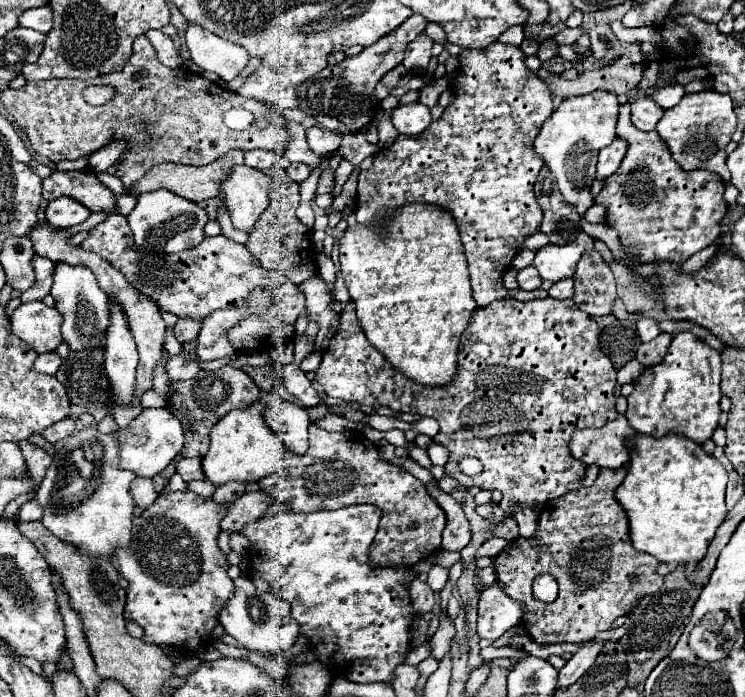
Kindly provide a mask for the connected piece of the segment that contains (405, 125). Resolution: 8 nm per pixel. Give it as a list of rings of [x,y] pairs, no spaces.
[[[420,102],[402,104],[392,110],[392,122],[400,134],[408,134],[408,136],[422,134],[432,122],[430,108]]]

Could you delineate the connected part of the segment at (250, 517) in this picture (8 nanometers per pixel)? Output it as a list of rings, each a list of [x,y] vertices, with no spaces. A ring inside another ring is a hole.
[[[262,490],[246,492],[238,498],[238,502],[232,502],[228,508],[228,514],[222,520],[222,530],[228,532],[240,532],[240,528],[248,522],[254,522],[264,516],[266,508],[274,502],[274,498]]]

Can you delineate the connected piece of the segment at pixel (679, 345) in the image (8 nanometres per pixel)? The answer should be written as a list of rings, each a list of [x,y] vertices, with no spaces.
[[[690,332],[678,334],[664,360],[650,366],[634,382],[634,392],[628,396],[628,424],[648,436],[664,436],[668,432],[684,434],[696,444],[704,444],[712,438],[720,418],[720,354],[708,344],[698,340]]]

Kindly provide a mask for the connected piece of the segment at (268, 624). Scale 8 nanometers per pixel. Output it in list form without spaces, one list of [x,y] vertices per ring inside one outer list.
[[[238,576],[234,580],[234,594],[218,614],[218,622],[224,626],[226,634],[234,636],[242,646],[262,654],[290,650],[300,630],[290,614],[290,604],[274,592],[258,592],[248,576]]]

